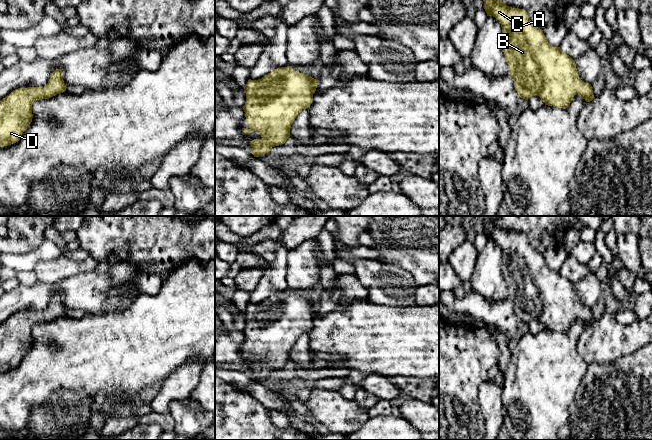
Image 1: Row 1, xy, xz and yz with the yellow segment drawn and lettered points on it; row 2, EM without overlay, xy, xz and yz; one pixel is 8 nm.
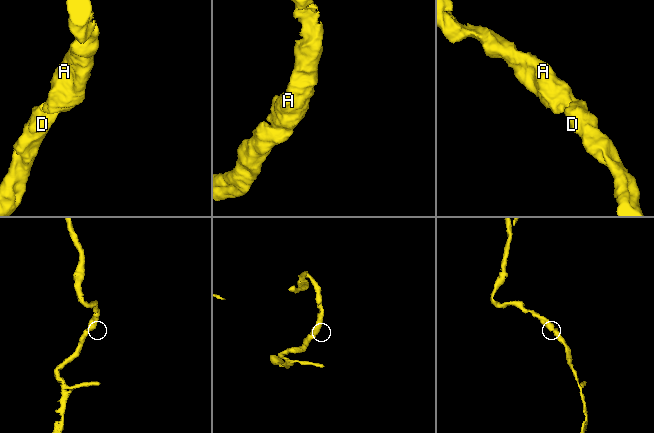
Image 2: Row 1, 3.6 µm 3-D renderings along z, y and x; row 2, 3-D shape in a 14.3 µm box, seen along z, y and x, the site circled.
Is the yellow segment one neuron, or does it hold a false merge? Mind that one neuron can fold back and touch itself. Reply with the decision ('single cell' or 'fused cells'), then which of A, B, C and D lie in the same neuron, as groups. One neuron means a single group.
single cell; groups A B C D

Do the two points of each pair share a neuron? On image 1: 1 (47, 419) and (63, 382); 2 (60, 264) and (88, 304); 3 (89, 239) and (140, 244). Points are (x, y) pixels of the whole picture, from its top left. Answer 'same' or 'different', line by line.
1: different
2: different
3: same

